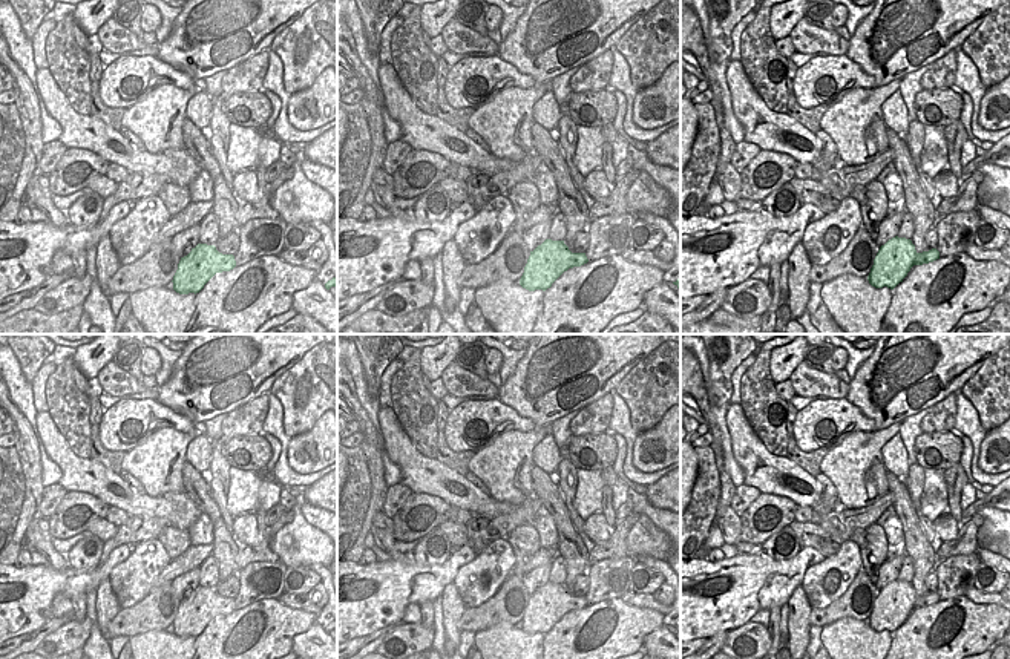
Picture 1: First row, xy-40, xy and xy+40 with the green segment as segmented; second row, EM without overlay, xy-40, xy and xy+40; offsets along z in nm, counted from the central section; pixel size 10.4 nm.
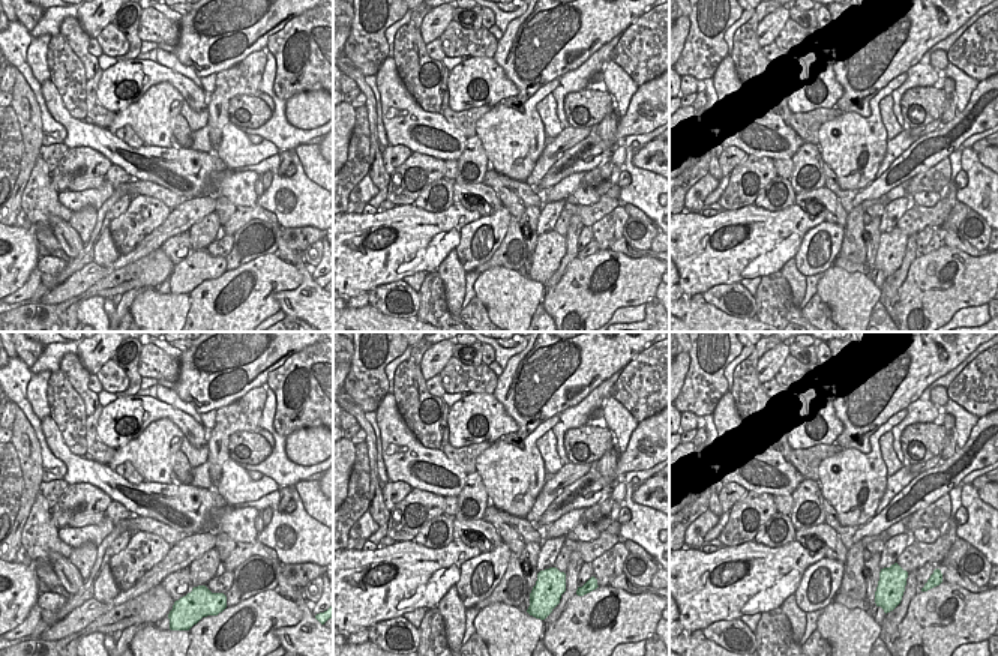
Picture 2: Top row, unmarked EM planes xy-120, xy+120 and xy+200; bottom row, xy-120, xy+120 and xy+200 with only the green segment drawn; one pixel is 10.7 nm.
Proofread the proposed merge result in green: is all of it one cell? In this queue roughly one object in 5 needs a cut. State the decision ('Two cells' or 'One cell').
One cell.

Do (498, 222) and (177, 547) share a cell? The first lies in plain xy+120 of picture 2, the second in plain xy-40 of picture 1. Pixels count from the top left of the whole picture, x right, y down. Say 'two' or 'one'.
two

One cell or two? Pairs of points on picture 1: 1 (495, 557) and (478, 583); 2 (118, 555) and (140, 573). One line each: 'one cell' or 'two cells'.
1: one cell
2: two cells

